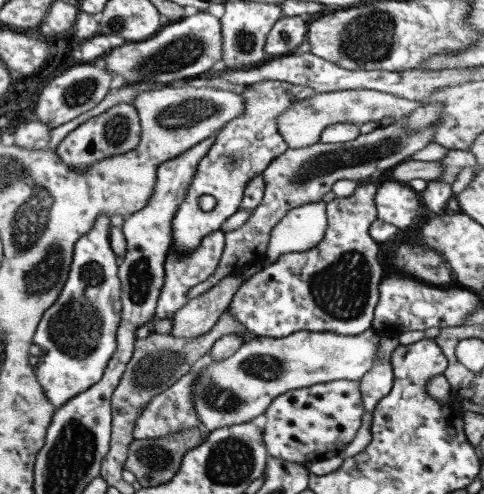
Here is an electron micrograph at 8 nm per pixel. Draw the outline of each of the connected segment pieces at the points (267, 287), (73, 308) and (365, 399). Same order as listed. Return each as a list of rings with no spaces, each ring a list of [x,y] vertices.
[[[358,182],[351,195],[347,197],[335,197],[332,201],[327,202],[325,207],[326,229],[324,230],[322,239],[309,250],[281,254],[273,264],[261,266],[257,272],[241,283],[241,286],[233,293],[228,308],[225,311],[229,311],[238,320],[238,323],[241,323],[257,337],[283,338],[297,331],[331,332],[336,335],[347,336],[358,335],[360,332],[369,329],[371,321],[374,318],[374,308],[378,301],[378,284],[386,273],[384,266],[377,260],[380,254],[379,243],[375,242],[368,233],[369,225],[376,219],[374,196],[377,187],[378,183]]]
[[[98,214],[91,230],[74,242],[66,281],[55,302],[41,315],[32,336],[32,344],[41,351],[35,378],[54,408],[63,406],[72,396],[95,384],[116,351],[120,280],[117,256],[109,244],[109,231],[108,216]]]
[[[379,339],[378,362],[358,380],[358,389],[364,410],[372,412],[375,405],[392,387],[391,353],[396,339]]]

